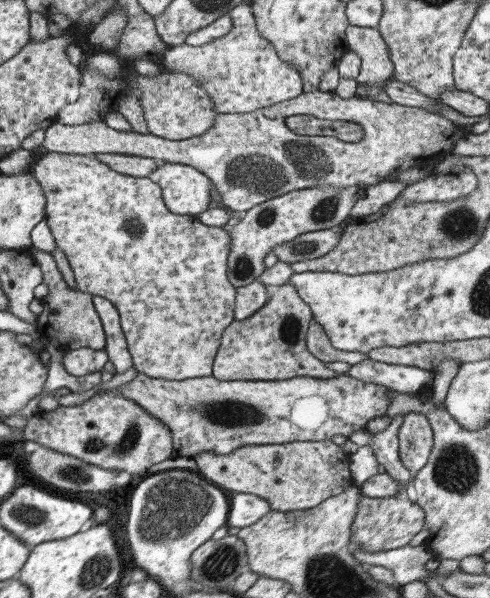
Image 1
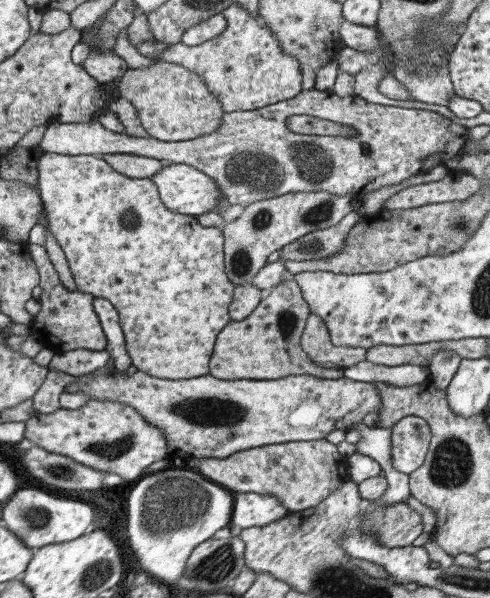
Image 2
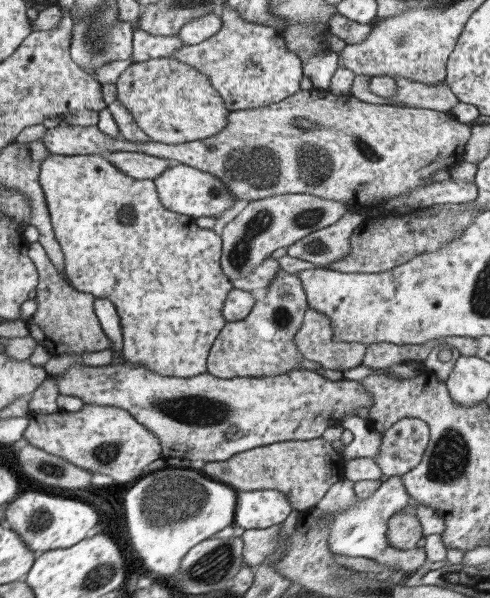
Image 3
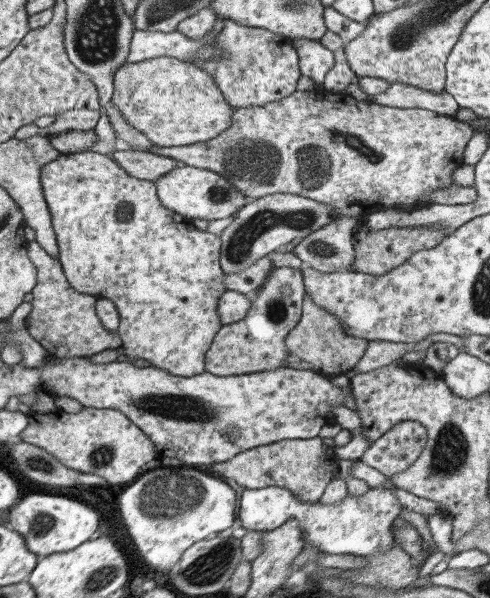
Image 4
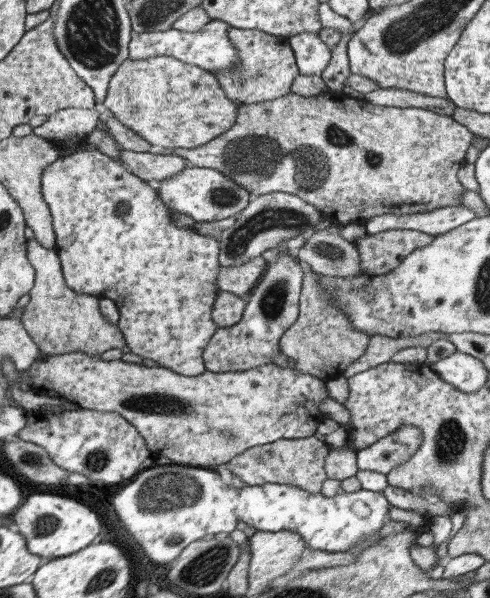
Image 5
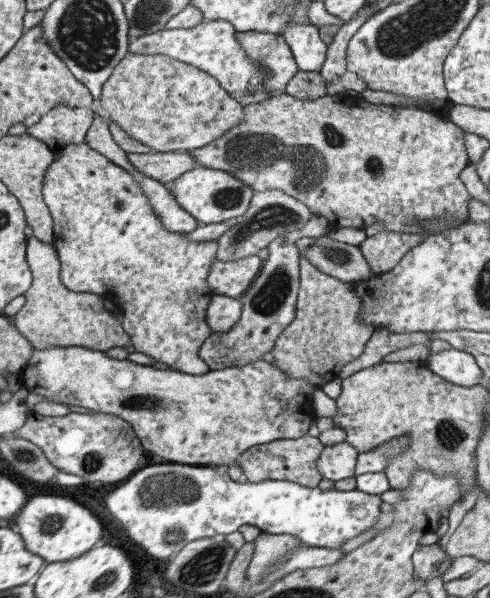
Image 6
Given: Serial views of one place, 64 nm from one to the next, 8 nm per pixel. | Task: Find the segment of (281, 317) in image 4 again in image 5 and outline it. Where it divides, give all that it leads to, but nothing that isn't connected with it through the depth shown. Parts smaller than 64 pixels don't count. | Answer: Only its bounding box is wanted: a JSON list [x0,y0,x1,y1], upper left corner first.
[202,240,302,372]

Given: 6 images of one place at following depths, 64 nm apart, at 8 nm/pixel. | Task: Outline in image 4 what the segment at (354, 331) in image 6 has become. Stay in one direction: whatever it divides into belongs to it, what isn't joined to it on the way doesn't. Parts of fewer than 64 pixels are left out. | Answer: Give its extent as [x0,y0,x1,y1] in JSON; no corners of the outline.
[285,293,367,376]

